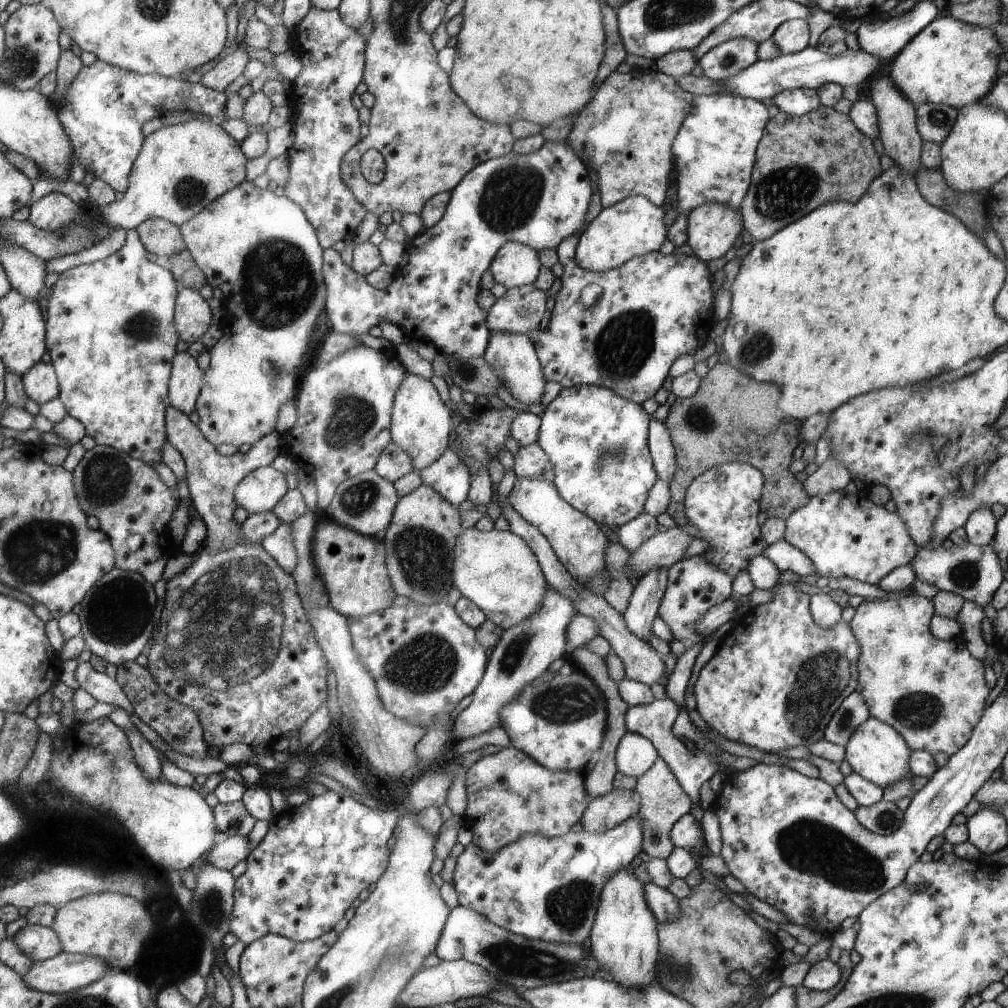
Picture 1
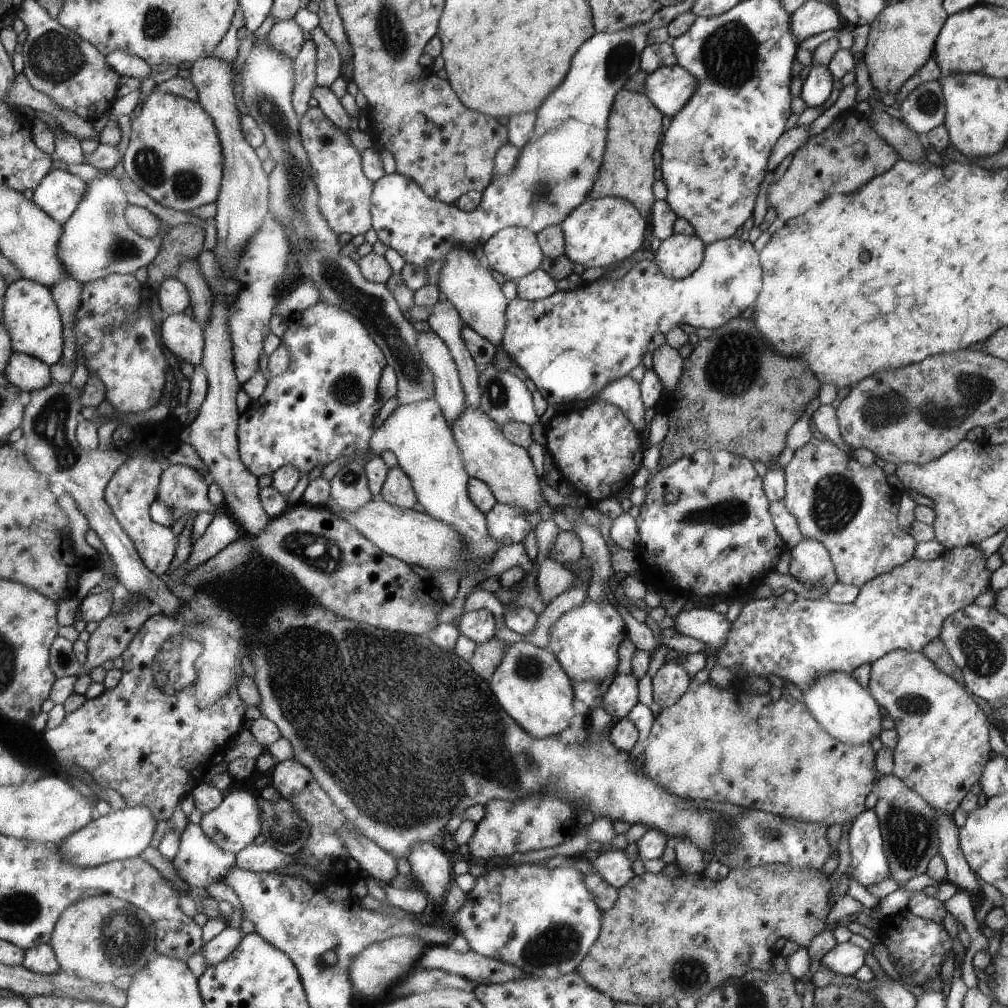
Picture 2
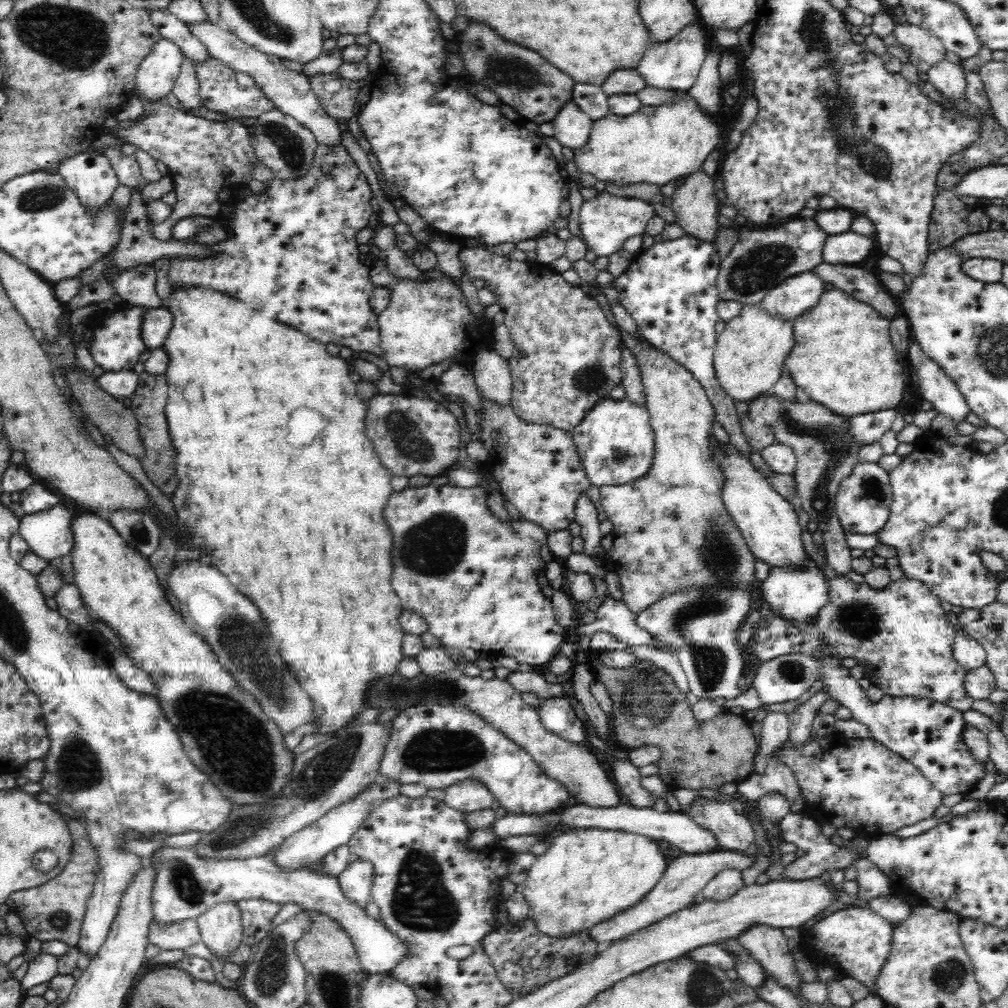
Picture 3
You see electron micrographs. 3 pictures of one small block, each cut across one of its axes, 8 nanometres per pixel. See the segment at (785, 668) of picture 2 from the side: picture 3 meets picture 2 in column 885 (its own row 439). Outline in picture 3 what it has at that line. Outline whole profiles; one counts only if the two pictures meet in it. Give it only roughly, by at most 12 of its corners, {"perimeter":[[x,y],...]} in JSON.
{"perimeter":[[606,398],[572,428],[591,486],[648,476],[646,407]]}

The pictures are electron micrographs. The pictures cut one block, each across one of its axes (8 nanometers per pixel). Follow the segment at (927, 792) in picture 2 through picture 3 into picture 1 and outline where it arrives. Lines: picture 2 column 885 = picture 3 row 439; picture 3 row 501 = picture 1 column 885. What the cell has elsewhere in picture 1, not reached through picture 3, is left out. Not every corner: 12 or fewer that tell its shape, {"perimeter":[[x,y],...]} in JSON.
{"perimeter":[[922,595],[863,600],[857,691],[912,750],[956,755],[980,659]]}

